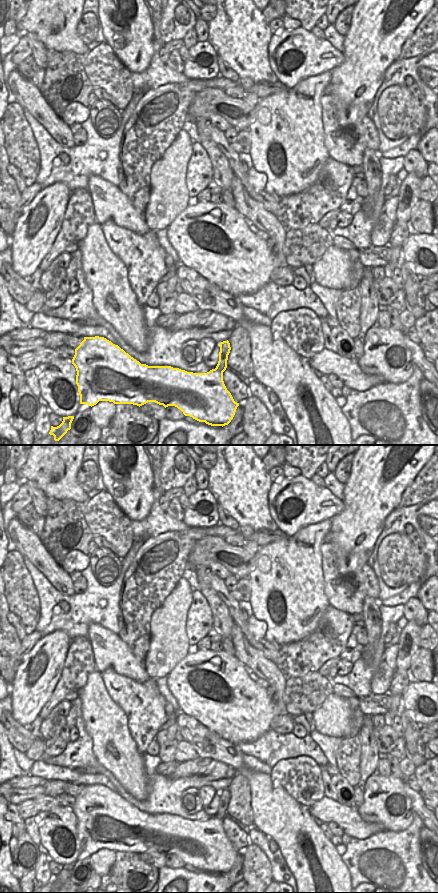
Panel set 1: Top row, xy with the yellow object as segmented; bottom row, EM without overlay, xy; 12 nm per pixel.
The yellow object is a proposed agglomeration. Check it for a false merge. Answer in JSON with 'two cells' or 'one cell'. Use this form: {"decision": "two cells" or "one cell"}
{"decision": "one cell"}

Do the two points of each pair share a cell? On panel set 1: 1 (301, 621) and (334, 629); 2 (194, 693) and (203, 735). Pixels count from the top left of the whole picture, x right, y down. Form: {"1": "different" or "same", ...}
{"1": "different", "2": "different"}

